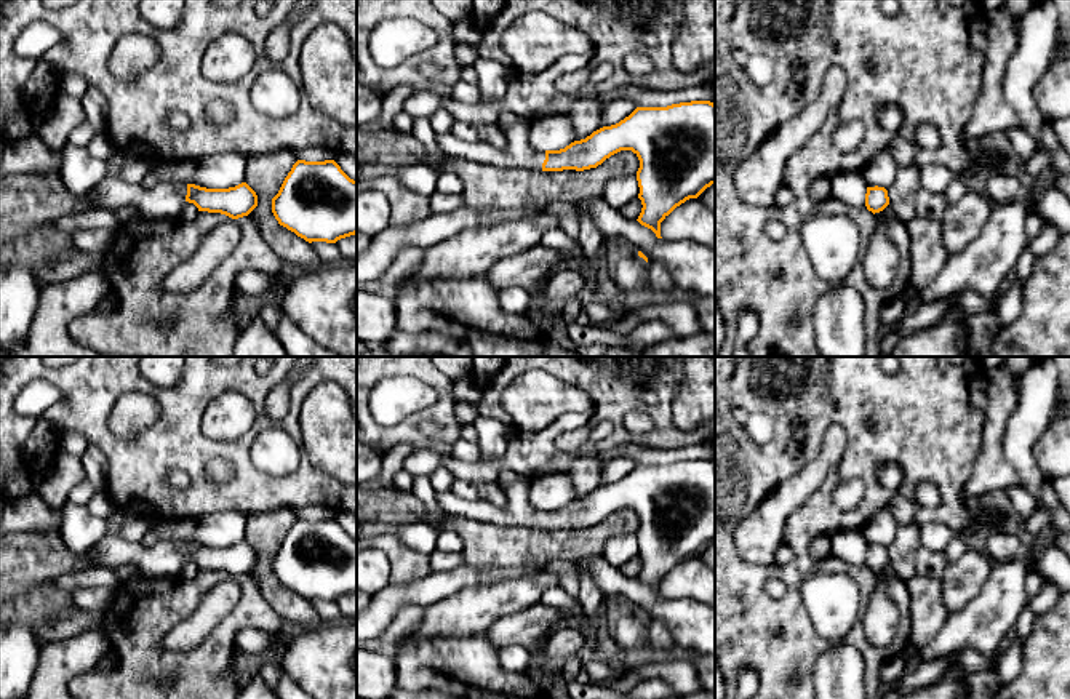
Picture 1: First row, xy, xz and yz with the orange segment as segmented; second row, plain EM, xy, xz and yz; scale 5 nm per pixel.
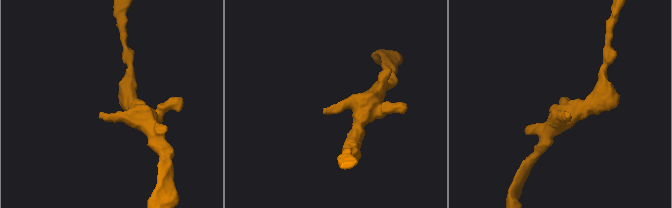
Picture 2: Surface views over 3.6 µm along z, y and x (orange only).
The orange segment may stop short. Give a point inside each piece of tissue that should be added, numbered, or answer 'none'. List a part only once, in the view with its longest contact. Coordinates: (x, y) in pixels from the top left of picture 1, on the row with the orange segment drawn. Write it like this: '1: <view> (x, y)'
1: xz (517, 154)

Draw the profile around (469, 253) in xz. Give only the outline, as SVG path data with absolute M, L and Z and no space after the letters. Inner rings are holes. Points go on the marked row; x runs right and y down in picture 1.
M537 211L531 218L462 230L424 248L419 267L397 288L486 274L499 259L536 248L545 232L557 227L560 216Z

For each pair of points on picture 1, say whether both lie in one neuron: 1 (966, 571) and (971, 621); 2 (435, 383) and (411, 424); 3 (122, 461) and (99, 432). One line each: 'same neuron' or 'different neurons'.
1: different neurons
2: same neuron
3: same neuron

